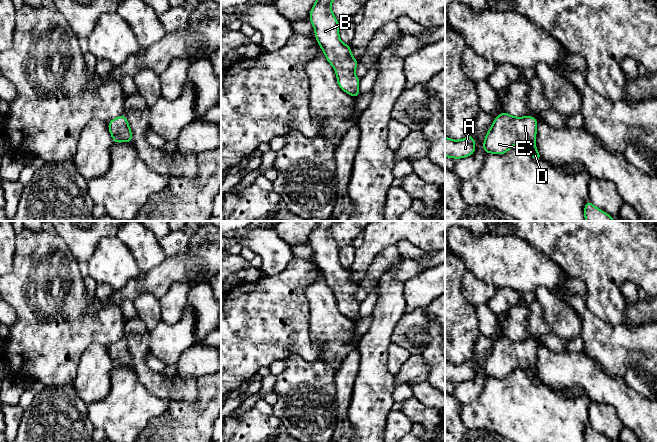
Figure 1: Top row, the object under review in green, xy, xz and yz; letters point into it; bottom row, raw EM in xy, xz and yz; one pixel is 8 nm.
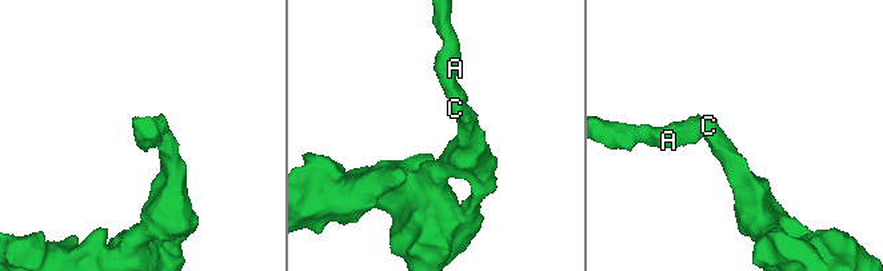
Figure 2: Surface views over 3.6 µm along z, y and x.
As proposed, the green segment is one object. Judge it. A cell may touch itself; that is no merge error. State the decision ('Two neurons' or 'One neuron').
One neuron

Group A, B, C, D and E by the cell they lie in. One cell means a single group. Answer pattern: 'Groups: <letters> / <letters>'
Groups: A B C D E

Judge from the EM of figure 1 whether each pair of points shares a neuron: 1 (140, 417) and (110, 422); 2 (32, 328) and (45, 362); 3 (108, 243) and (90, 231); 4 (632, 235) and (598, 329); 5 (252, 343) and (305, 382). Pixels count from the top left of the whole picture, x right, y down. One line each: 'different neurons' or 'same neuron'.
1: same neuron
2: same neuron
3: different neurons
4: different neurons
5: different neurons

